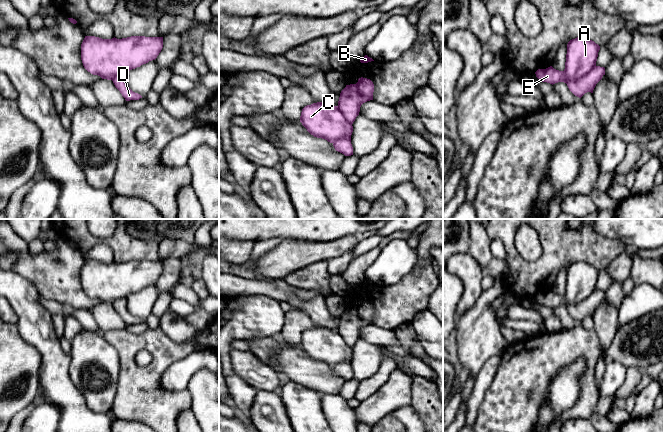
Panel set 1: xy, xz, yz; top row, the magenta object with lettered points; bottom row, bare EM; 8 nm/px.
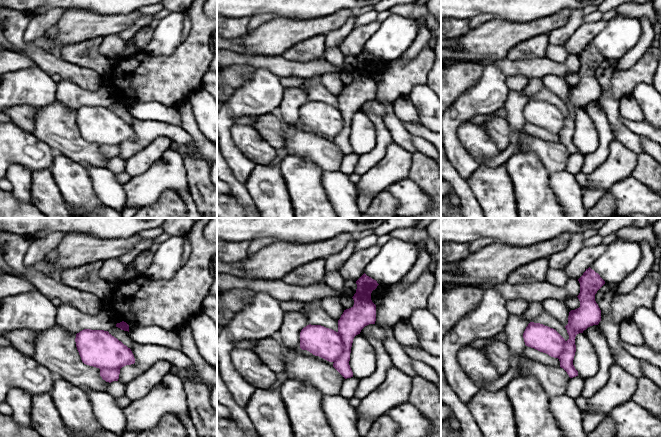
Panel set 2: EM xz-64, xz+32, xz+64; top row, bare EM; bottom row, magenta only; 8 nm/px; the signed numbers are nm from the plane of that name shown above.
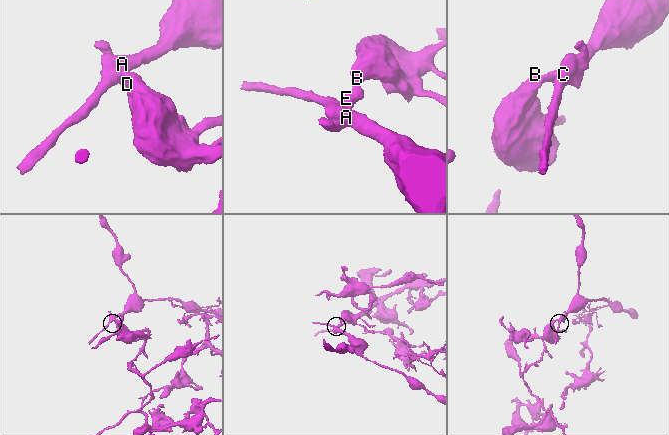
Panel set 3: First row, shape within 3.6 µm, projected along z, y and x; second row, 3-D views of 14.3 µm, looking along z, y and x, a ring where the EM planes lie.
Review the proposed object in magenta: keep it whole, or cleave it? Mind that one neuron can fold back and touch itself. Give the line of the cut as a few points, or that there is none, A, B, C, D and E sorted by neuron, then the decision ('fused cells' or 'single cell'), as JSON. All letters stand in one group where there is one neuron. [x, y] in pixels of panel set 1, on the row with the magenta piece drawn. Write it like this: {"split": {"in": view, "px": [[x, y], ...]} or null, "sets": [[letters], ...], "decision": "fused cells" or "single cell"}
{"split": {"in": "yz", "px": [[595, 65], [587, 73], [575, 80], [569, 80], [563, 72]]}, "sets": [["A", "C"], ["B", "D", "E"]], "decision": "fused cells"}

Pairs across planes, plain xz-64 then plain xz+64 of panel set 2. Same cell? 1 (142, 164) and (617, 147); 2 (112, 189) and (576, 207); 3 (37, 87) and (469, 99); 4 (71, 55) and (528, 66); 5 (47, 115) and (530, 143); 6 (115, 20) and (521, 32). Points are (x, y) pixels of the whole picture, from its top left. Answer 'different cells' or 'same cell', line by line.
1: different cells
2: same cell
3: same cell
4: different cells
5: same cell
6: same cell

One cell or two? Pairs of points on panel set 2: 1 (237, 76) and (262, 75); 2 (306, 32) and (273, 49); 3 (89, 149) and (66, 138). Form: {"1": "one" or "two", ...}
{"1": "two", "2": "one", "3": "one"}

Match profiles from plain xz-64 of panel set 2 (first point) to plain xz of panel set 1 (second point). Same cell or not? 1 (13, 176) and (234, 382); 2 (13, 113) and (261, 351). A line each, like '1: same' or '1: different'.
1: same
2: same

